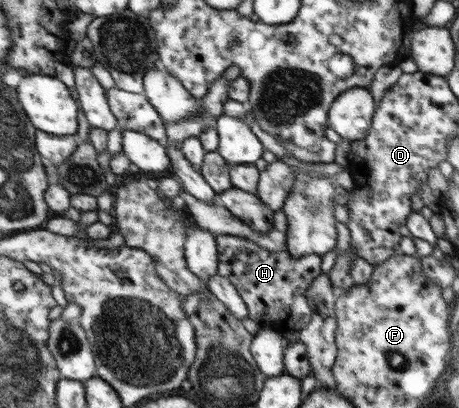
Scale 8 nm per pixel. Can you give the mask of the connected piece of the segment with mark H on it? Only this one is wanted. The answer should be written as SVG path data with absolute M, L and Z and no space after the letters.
M216 235L217 273L228 279L237 290L238 296L247 308L247 318L253 320L259 329L276 331L300 326L310 316L305 292L311 280L320 271L320 257L308 254L292 258L287 250L271 253L261 249L251 240L226 235Z

